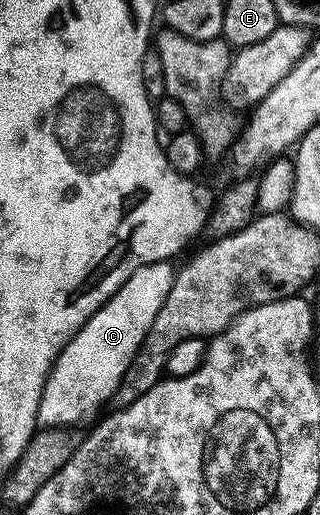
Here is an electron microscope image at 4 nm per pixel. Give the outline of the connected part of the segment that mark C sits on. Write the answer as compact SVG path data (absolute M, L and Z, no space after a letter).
M164 261L137 269L125 285L116 287L115 292L108 295L105 306L97 309L97 313L87 319L86 325L63 346L51 365L37 408L44 428L70 428L70 423L97 410L119 390L124 373L139 352L139 346L149 333L165 297L169 297L176 272L176 268L171 266L170 262Z

